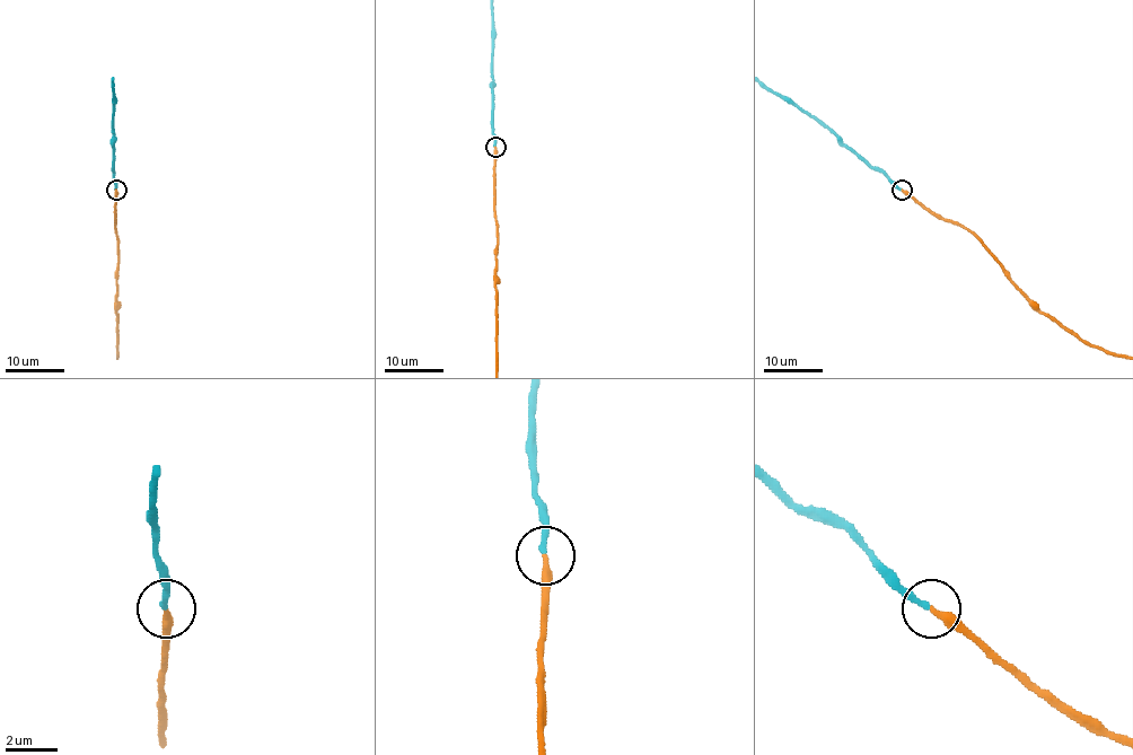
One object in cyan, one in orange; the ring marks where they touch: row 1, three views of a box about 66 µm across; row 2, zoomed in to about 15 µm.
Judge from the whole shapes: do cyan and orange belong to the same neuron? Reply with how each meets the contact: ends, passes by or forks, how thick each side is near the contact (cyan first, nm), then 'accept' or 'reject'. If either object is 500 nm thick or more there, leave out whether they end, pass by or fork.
cyan ends | orange ends | 240/280 nm | accept

